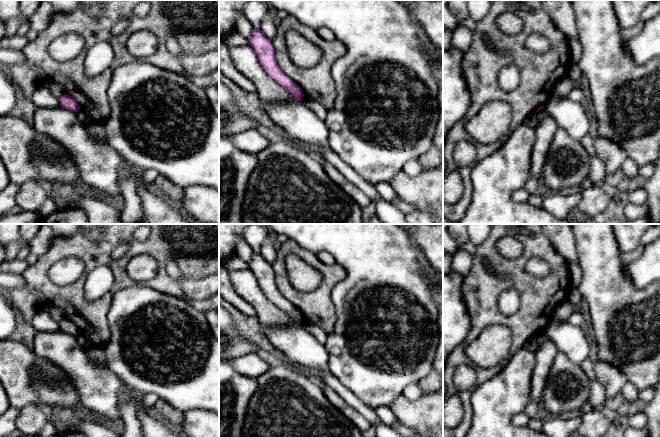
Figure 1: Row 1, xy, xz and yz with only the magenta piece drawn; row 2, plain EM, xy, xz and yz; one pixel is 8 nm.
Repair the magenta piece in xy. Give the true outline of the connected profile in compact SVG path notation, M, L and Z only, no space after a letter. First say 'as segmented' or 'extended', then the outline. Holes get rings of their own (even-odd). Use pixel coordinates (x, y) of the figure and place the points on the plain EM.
as segmented | M64 318L61 321L59 321L58 323L60 326L60 330L62 332L68 333L68 334L73 335L73 336L78 336L80 334L79 328L71 320Z

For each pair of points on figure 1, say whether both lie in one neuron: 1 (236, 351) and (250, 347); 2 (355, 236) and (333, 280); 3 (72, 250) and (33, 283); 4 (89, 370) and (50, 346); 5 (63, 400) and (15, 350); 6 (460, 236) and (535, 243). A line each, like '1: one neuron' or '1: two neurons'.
1: one neuron
2: two neurons
3: one neuron
4: one neuron
5: one neuron
6: one neuron

